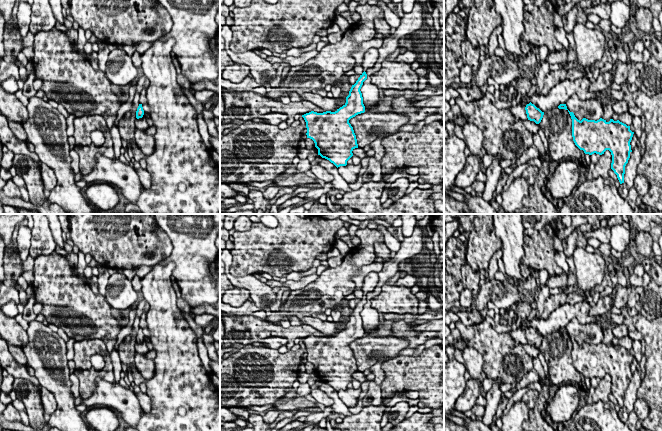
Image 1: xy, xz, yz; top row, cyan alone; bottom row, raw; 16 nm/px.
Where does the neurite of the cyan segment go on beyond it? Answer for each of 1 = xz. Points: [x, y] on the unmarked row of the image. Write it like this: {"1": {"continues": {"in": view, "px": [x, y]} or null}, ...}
{"1": {"continues": null}}

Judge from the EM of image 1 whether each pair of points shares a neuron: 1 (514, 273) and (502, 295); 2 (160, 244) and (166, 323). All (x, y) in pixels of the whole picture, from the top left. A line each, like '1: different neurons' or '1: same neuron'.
1: different neurons
2: different neurons

